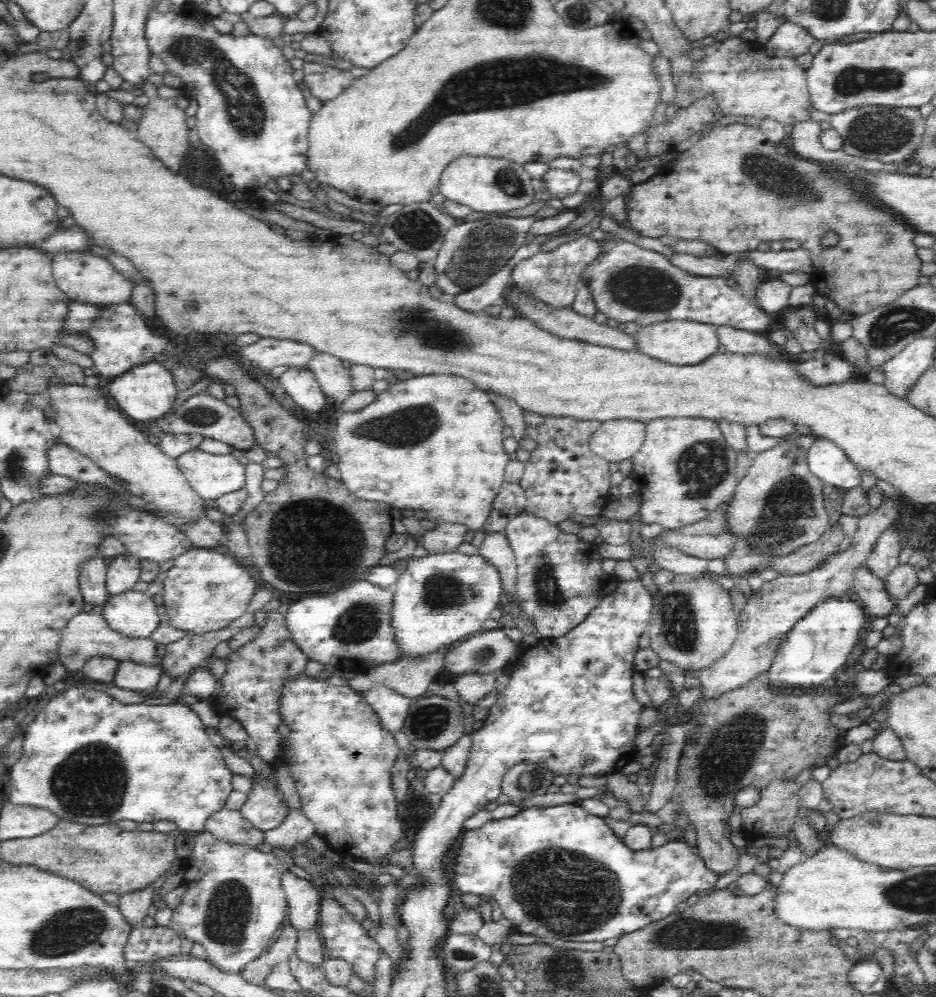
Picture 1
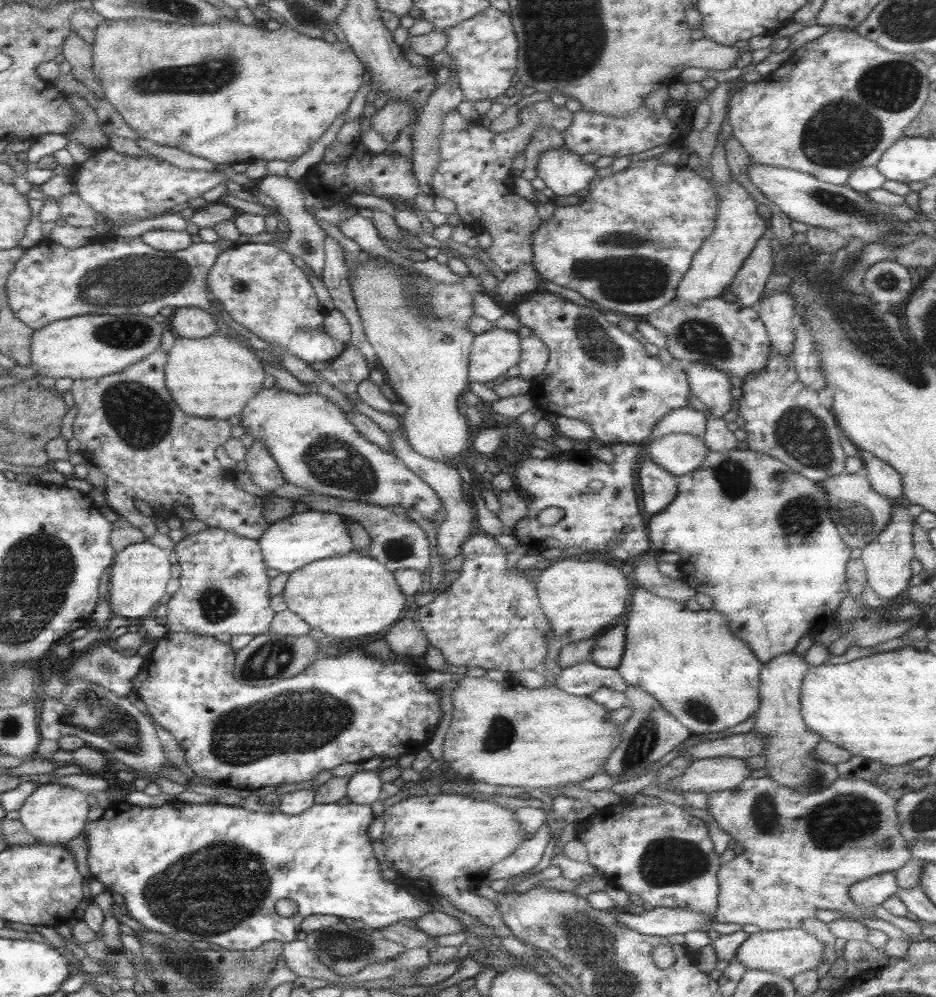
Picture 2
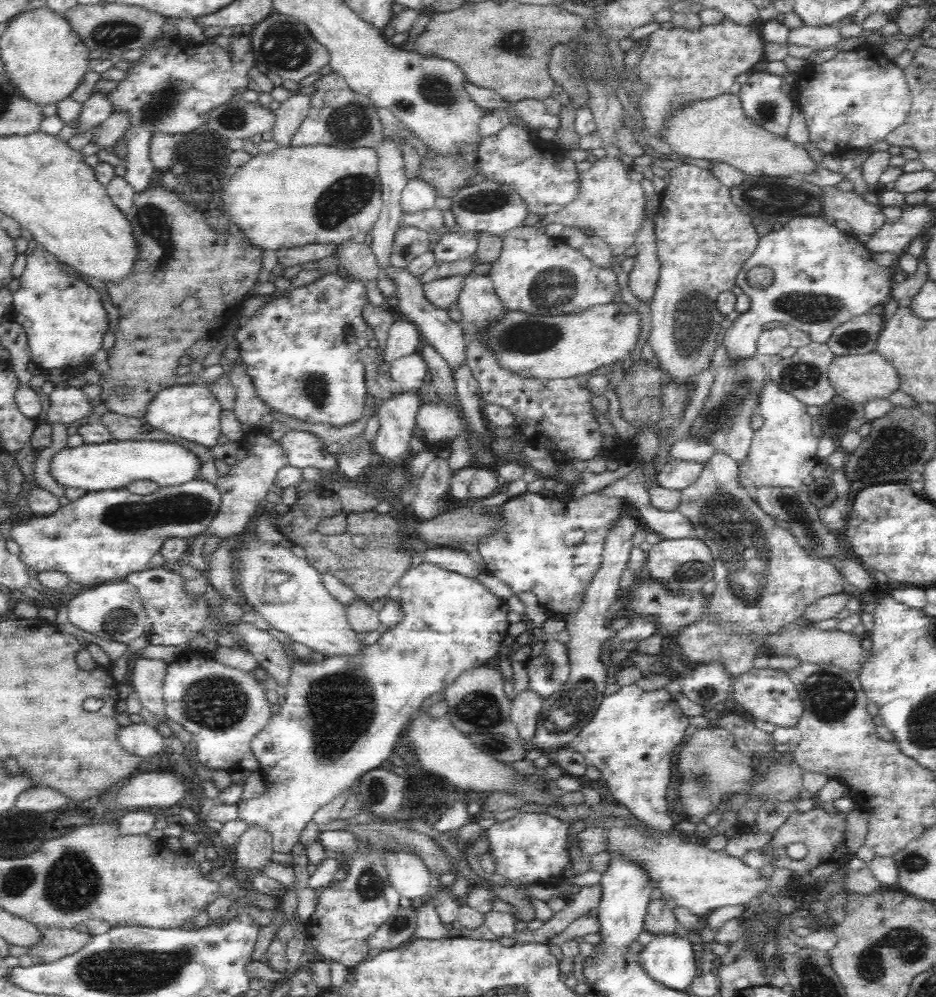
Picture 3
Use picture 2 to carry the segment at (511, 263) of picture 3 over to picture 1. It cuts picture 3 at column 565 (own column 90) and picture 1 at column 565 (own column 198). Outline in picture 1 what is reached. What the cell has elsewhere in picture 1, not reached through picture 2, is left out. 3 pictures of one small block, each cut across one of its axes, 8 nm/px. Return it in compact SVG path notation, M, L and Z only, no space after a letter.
M590 234L580 235L579 238L562 243L549 252L540 251L530 258L520 260L518 264L512 266L510 280L517 286L529 290L537 300L545 302L552 309L571 308L579 283L578 276L586 264L590 264L602 254L602 245L602 240L592 239Z

